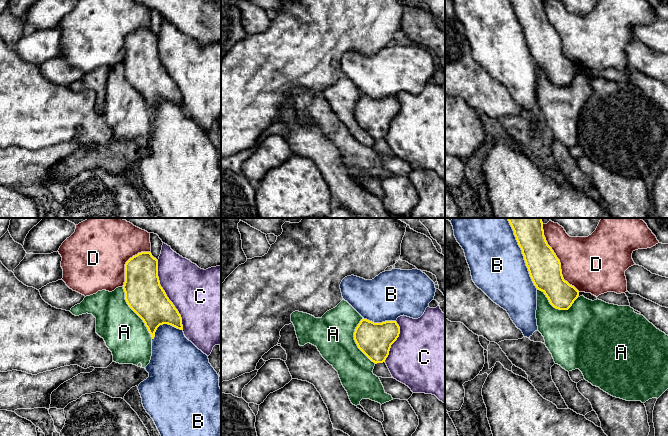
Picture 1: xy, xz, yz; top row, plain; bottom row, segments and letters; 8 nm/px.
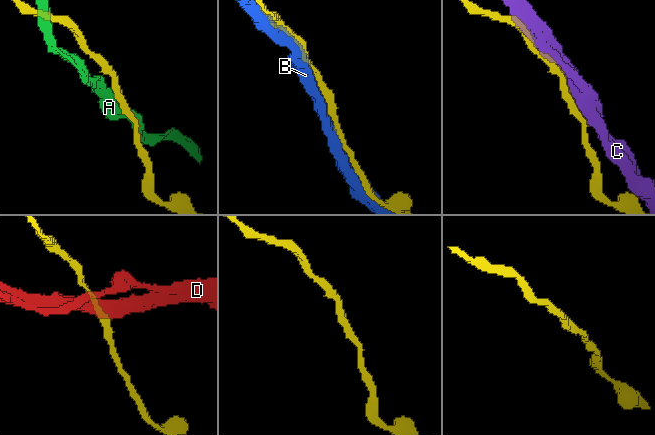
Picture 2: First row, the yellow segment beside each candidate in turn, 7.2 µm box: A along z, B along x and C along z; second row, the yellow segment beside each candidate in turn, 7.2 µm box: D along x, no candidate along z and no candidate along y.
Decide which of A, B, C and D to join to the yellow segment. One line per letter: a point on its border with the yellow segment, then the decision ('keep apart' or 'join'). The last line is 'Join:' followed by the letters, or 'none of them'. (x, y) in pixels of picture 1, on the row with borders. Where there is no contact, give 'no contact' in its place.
A: meets yellow in xy at (135, 312); keep apart
B: meets yellow in yz at (522, 253); join
C: meets yellow in xy at (166, 295); keep apart
D: meets yellow in yz at (558, 259); keep apart
Join: B

